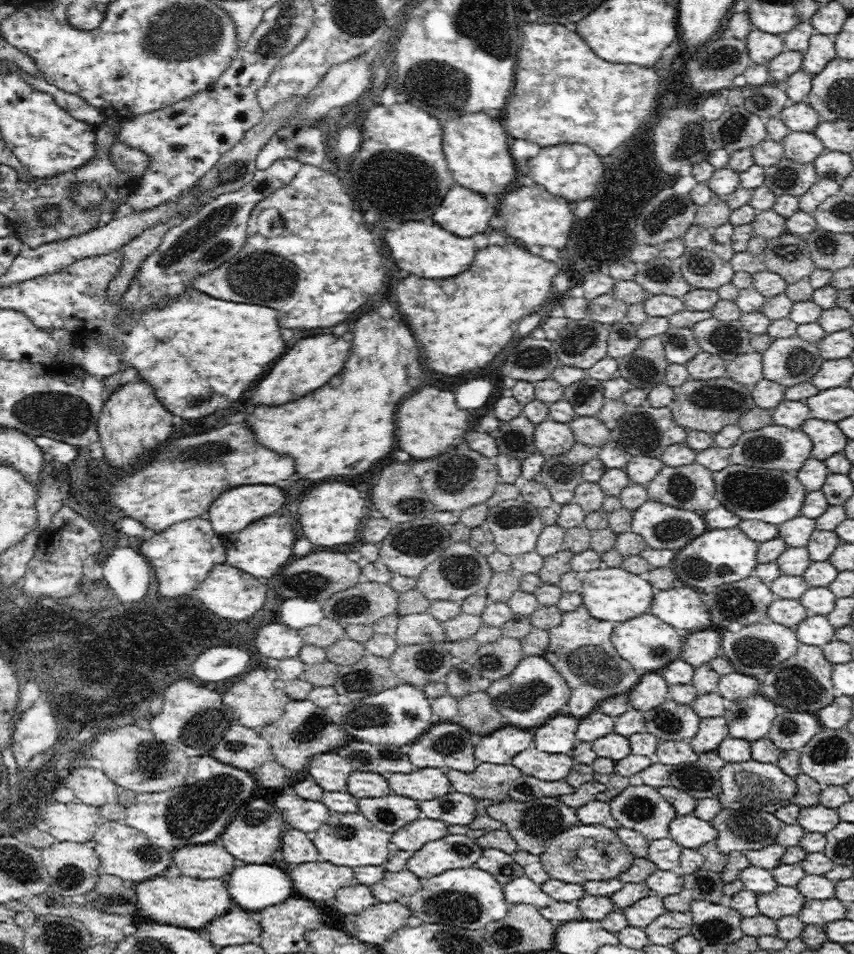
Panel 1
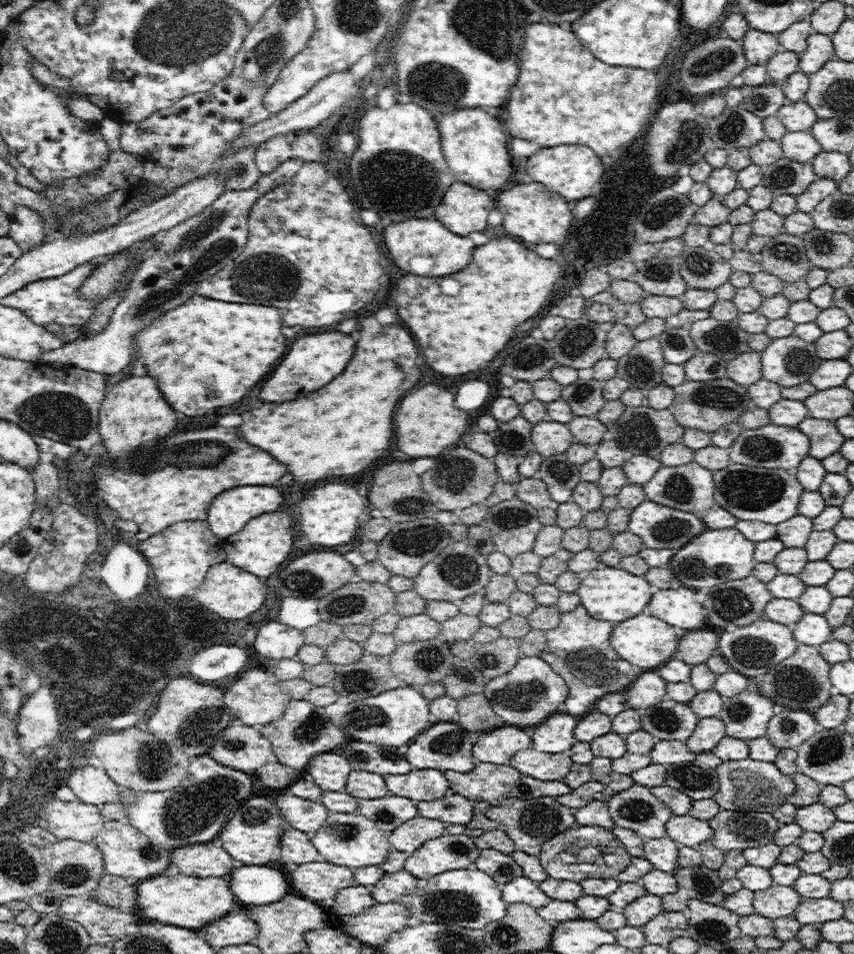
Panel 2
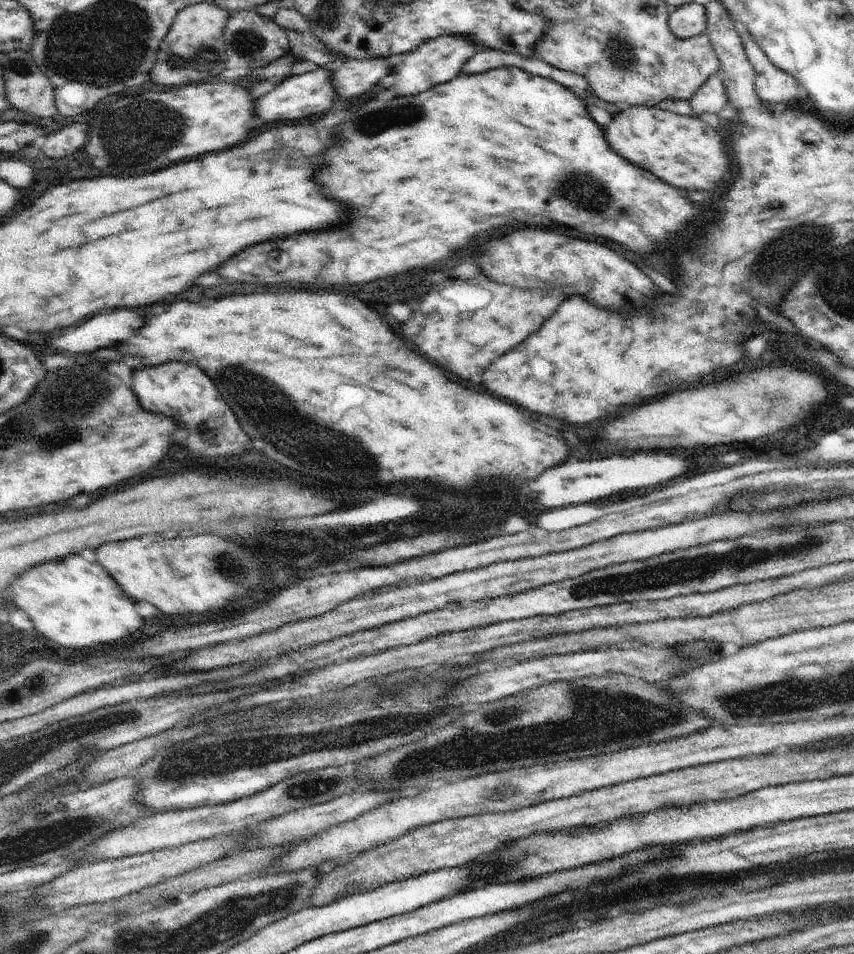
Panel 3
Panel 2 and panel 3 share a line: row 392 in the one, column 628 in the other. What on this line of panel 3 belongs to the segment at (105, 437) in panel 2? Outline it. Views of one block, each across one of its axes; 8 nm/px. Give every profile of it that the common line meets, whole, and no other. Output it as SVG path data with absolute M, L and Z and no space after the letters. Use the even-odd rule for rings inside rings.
M648 105L625 106L612 116L604 126L604 136L608 144L612 142L612 150L638 168L654 172L660 180L676 188L714 190L730 170L730 162L726 158L730 148L726 148L728 142L724 144L720 138L723 133L692 116Z

